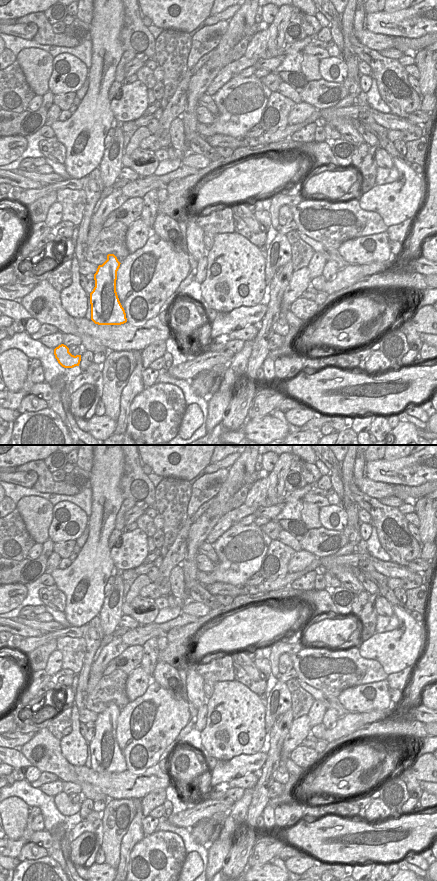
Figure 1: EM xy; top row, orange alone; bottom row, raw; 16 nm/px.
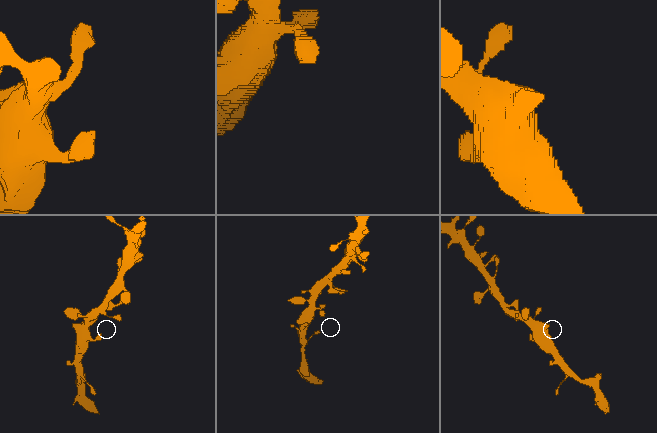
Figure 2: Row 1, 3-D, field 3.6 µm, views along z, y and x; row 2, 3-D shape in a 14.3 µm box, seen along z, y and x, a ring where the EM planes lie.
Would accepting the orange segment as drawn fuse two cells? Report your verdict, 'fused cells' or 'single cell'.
single cell

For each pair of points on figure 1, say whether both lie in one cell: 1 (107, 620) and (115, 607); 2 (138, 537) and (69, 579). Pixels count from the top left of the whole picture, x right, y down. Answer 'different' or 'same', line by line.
1: same
2: different

